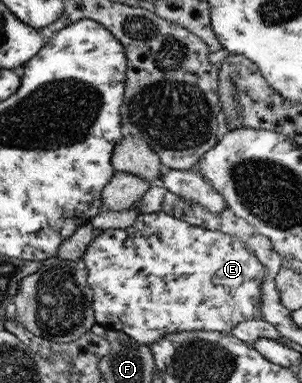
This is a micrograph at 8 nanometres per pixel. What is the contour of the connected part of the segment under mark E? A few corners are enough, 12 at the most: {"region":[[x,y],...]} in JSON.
{"region":[[155,211],[81,258],[96,322],[149,345],[261,318],[239,237]]}

